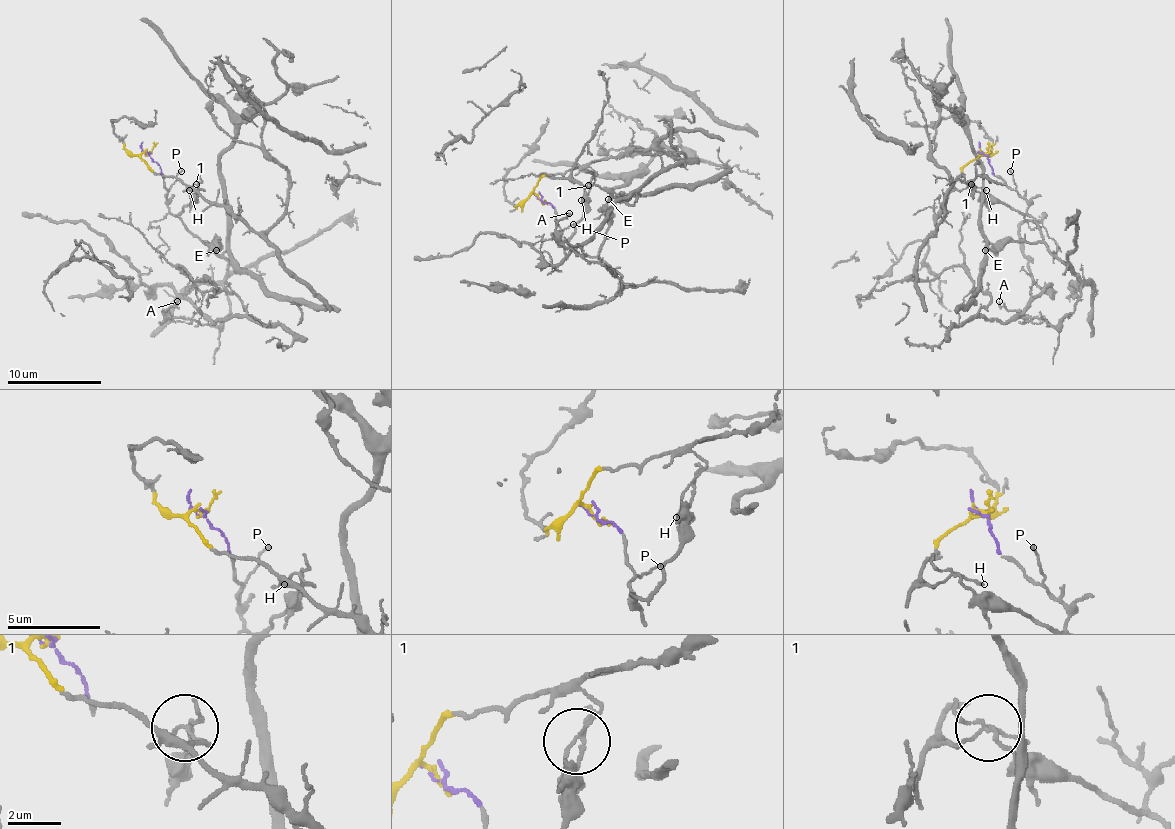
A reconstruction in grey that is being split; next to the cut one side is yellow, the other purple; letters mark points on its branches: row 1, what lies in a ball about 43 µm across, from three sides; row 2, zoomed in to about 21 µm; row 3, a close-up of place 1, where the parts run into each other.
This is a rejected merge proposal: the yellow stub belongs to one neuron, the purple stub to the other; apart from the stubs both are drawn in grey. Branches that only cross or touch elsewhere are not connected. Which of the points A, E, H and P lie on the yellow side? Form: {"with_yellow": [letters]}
{"with_yellow": ["H"]}

